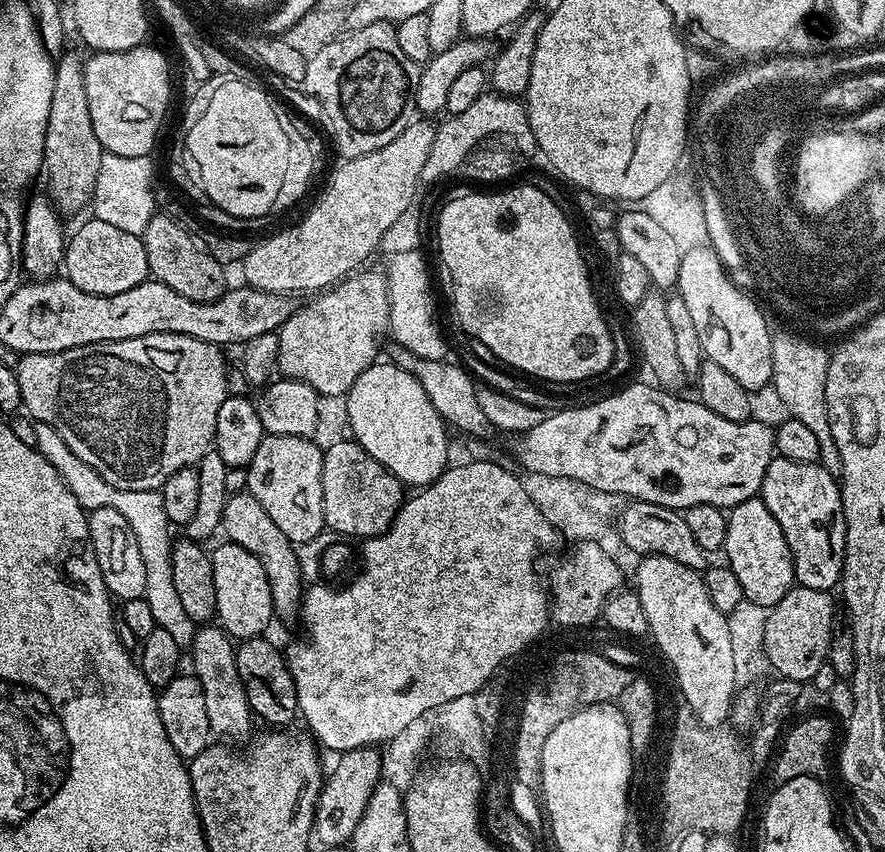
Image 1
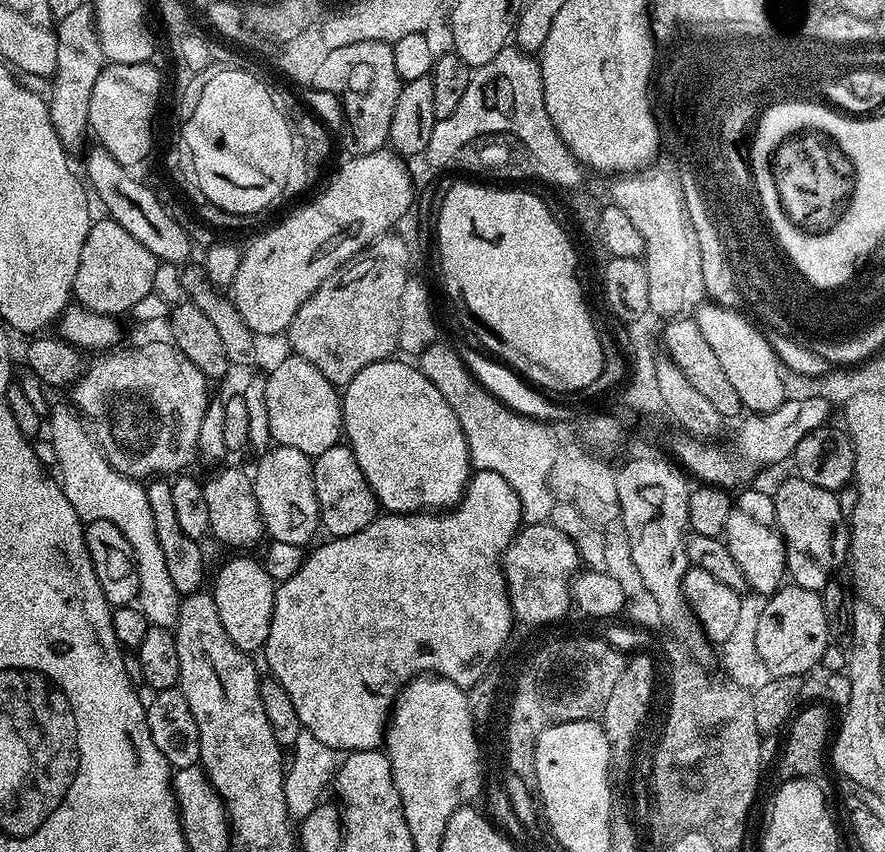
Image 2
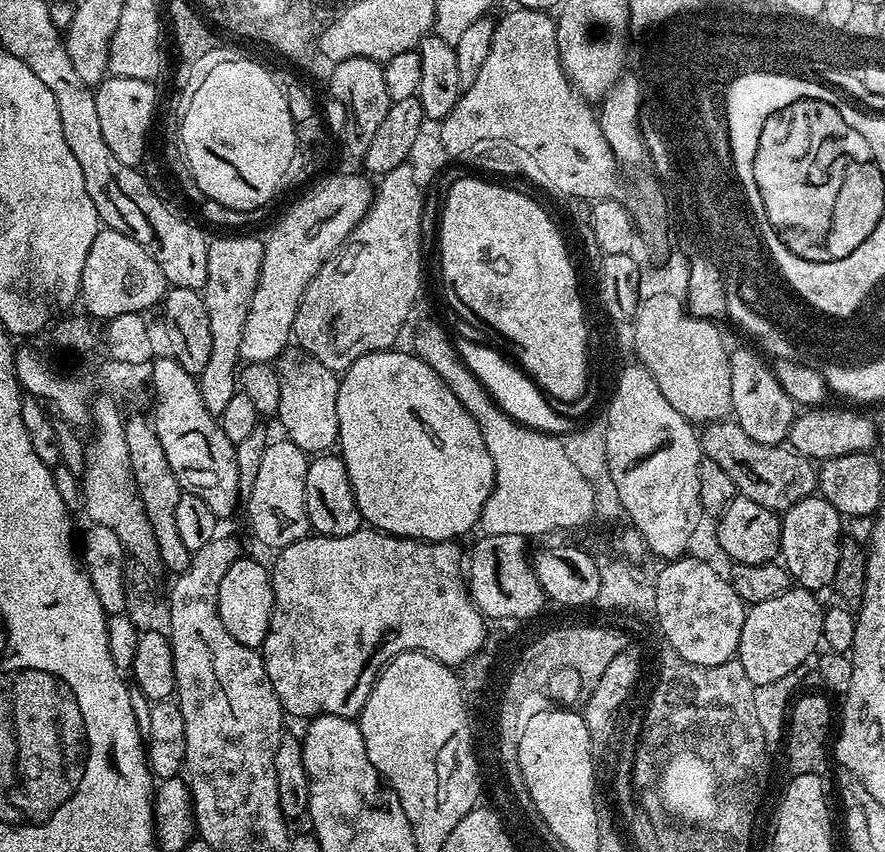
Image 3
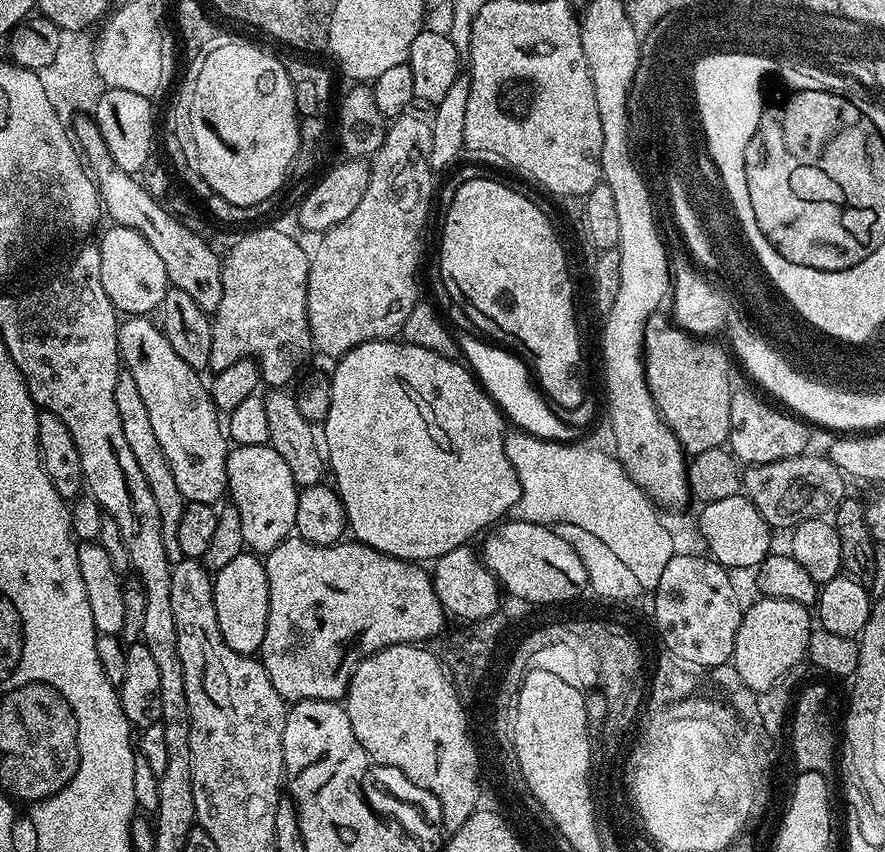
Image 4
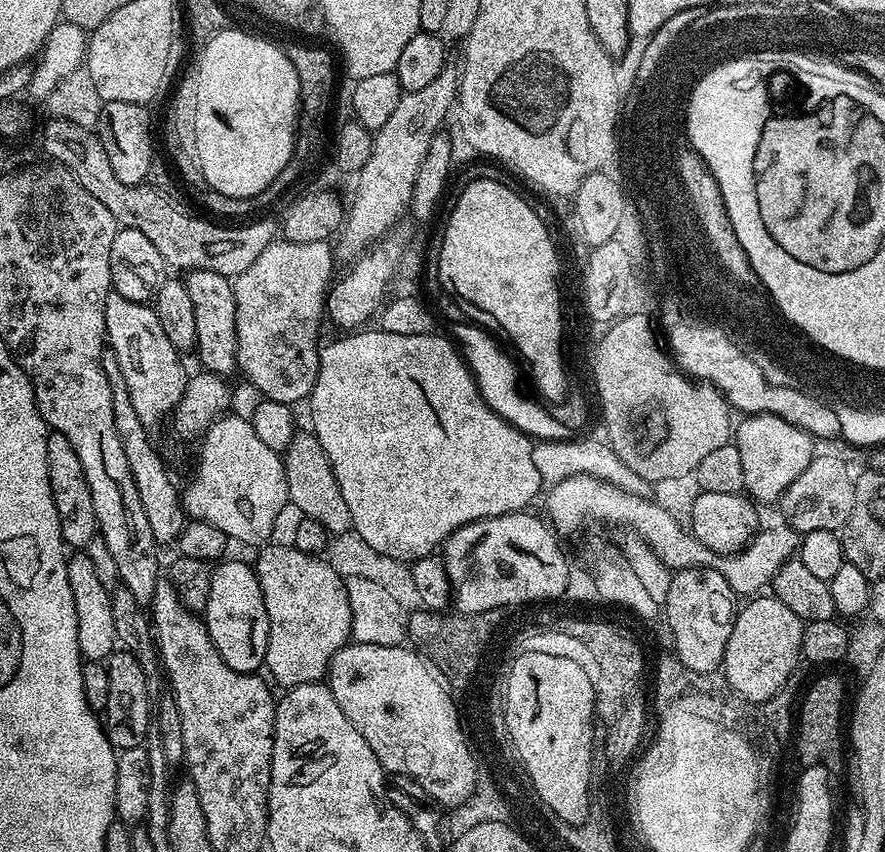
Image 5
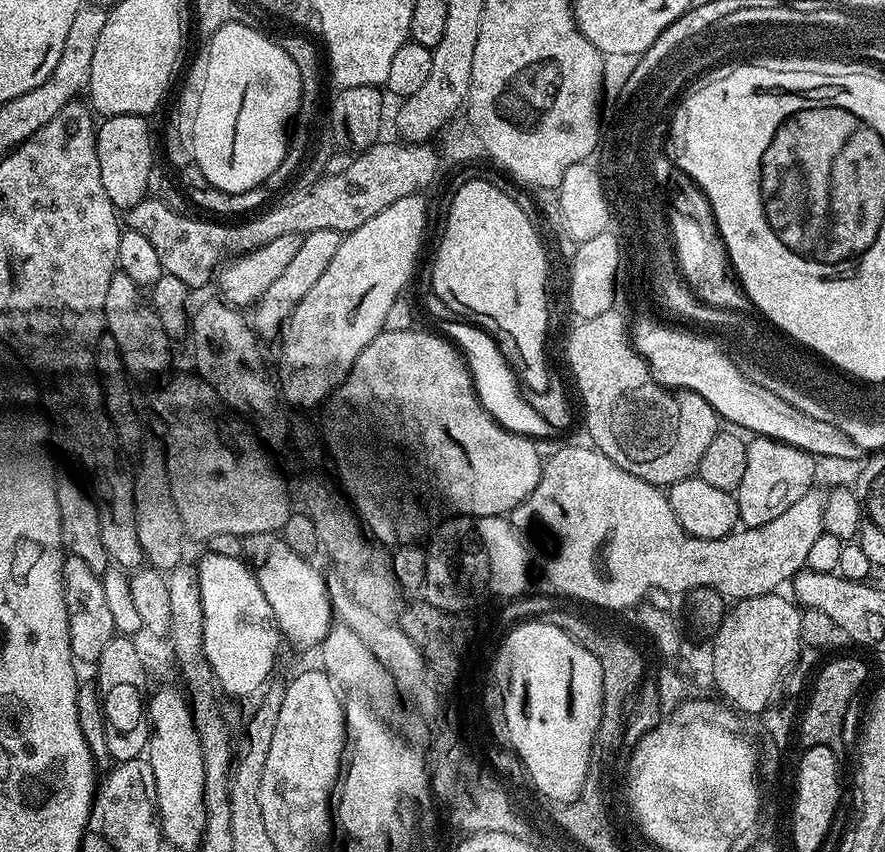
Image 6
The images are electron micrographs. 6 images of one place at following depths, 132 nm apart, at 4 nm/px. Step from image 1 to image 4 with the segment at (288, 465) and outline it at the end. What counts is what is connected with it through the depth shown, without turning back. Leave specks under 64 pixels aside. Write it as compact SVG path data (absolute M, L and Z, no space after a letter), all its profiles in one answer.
M268 444L236 446L228 454L227 495L242 518L242 538L253 553L267 554L293 535L300 497L294 474L282 459L282 454Z

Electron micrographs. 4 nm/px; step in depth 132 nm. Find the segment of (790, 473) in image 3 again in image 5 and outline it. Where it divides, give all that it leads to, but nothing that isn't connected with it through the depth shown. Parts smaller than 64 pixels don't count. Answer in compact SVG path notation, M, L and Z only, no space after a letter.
M836 454L813 455L809 466L790 484L780 496L778 507L787 519L787 525L799 535L814 530L838 532L844 527L854 508L855 477L845 460Z

